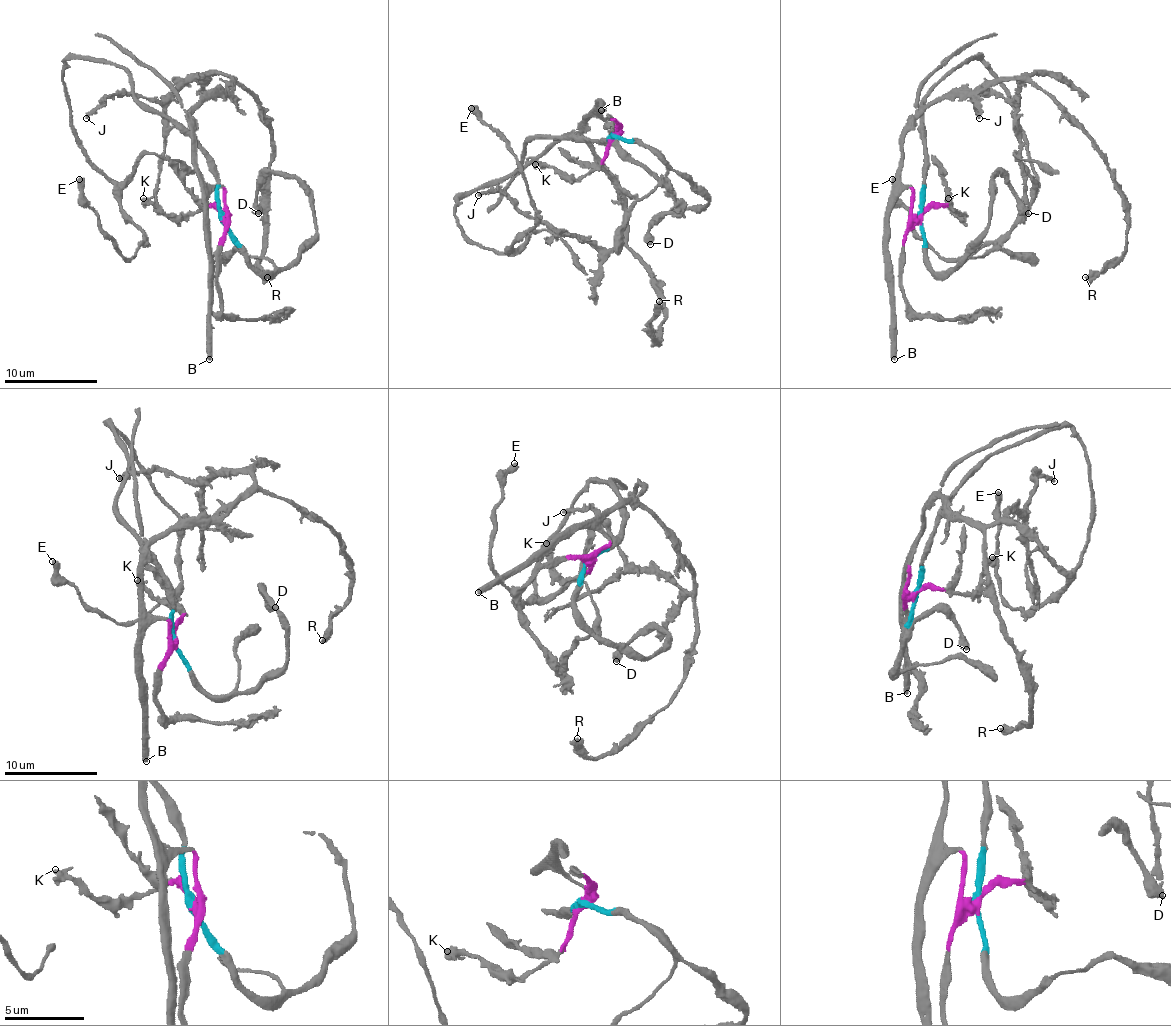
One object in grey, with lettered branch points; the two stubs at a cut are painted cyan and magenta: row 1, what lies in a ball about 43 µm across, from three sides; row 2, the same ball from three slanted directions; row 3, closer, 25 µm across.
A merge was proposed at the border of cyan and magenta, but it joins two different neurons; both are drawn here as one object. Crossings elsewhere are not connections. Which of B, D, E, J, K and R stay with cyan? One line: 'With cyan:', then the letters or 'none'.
With cyan: D, E

